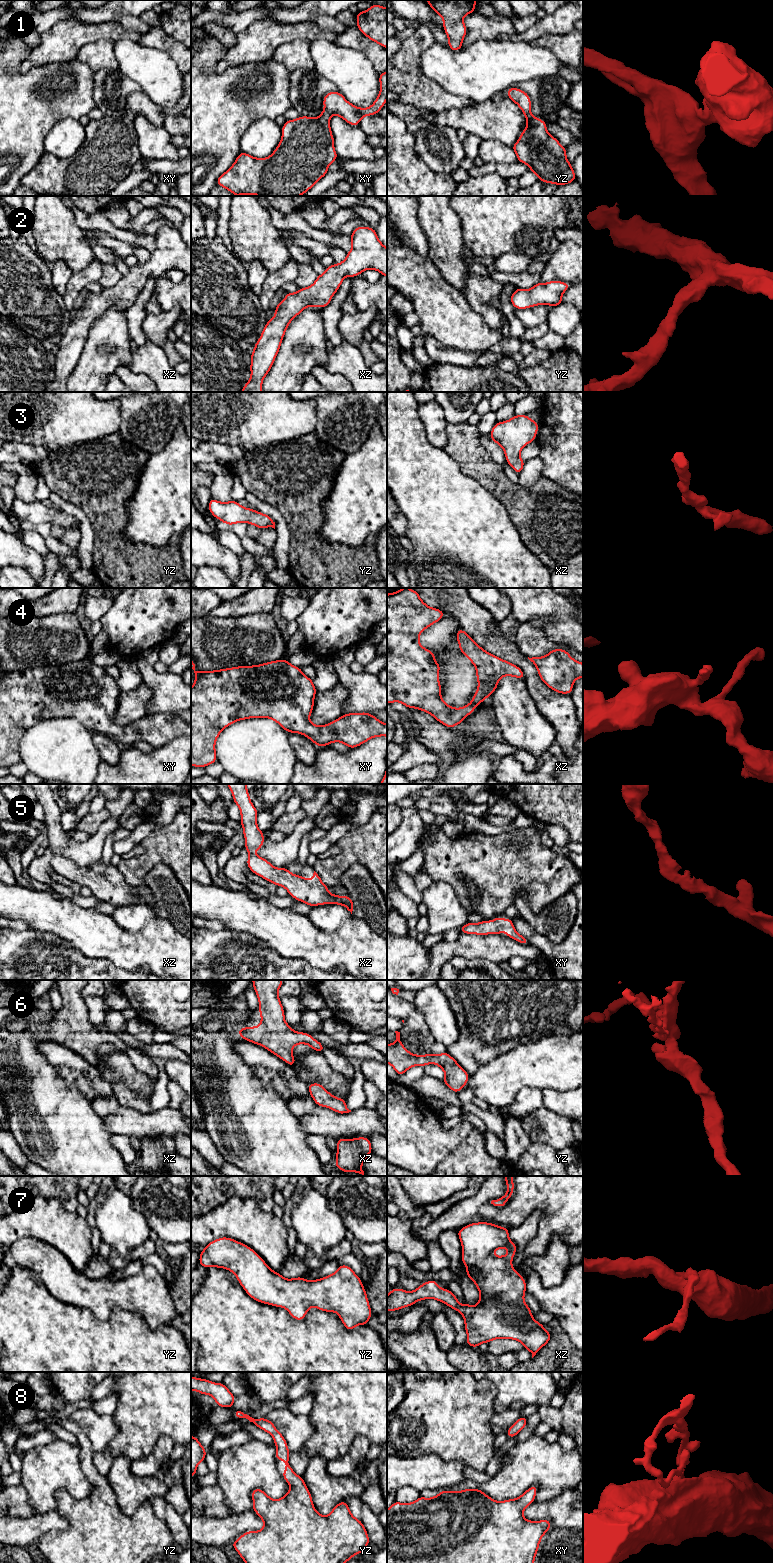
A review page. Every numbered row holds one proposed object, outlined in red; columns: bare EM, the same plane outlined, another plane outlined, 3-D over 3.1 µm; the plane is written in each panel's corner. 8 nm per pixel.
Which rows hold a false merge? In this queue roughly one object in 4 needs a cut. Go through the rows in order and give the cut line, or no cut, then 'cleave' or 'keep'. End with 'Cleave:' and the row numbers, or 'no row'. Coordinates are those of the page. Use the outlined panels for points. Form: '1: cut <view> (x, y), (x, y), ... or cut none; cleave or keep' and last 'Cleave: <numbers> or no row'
1: cut none; keep
2: cut none; keep
3: cut none; keep
4: cut none; keep
5: cut none; keep
6: cut none; keep
7: cut none; keep
8: cut none; keep
Cleave: no row

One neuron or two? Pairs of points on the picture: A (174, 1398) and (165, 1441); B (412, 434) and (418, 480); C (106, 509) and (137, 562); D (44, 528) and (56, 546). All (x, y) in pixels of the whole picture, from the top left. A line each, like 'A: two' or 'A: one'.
A: two
B: one
C: one
D: one

